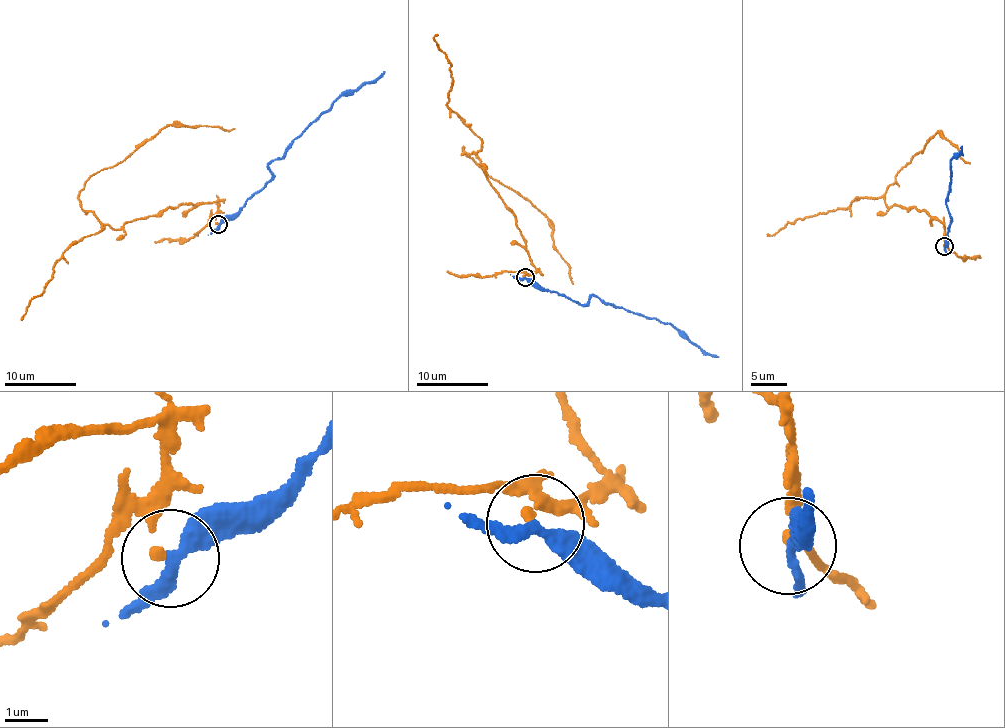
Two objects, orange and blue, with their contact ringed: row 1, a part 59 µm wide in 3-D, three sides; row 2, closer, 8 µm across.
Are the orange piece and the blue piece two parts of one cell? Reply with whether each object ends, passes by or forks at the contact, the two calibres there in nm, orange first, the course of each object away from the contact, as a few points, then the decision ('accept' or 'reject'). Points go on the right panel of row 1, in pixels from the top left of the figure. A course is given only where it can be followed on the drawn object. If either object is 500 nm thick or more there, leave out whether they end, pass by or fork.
orange ends; blue passes by; calibres 160 and 280 nm; course orange (944, 246), (942, 223), (910, 207), (886, 206), (885, 193), (939, 132), (970, 163); course blue (944, 246), (950, 225), (945, 202), (949, 174), (961, 146); reject

